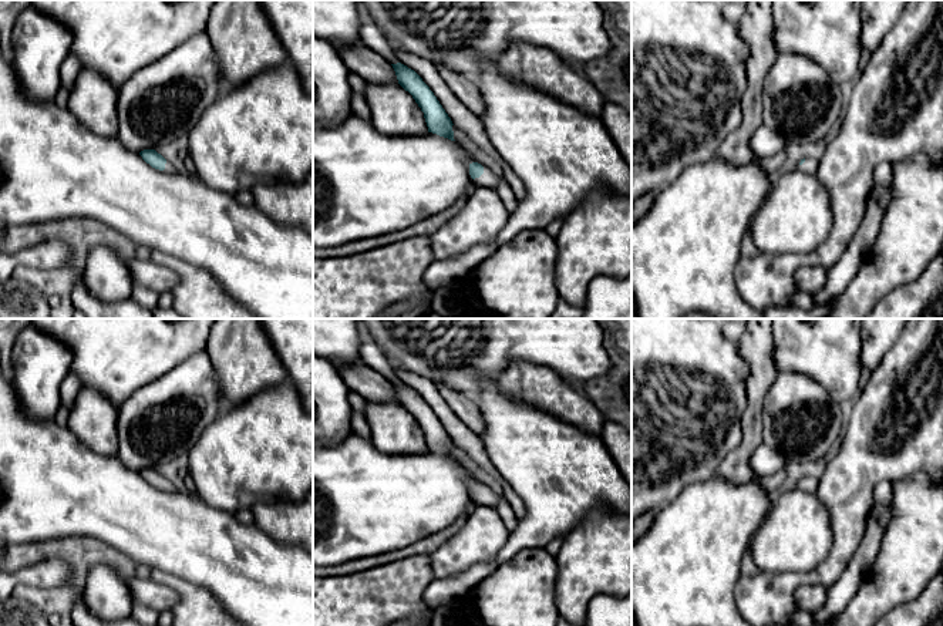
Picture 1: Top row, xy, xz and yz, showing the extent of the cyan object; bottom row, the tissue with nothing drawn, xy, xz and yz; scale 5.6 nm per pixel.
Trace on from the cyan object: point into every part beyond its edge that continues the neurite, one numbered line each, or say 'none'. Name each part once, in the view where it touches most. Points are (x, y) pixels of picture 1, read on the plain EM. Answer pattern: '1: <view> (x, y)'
1: xz (488, 497)

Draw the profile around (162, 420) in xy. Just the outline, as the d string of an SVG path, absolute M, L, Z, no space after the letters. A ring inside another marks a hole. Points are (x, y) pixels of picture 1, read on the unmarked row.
M206 350L193 354L168 374L138 388L119 405L117 455L134 471L154 468L164 460L176 462L223 410L218 376Z

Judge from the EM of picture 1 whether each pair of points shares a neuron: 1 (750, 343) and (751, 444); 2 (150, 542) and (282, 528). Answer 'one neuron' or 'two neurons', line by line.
1: one neuron
2: two neurons

